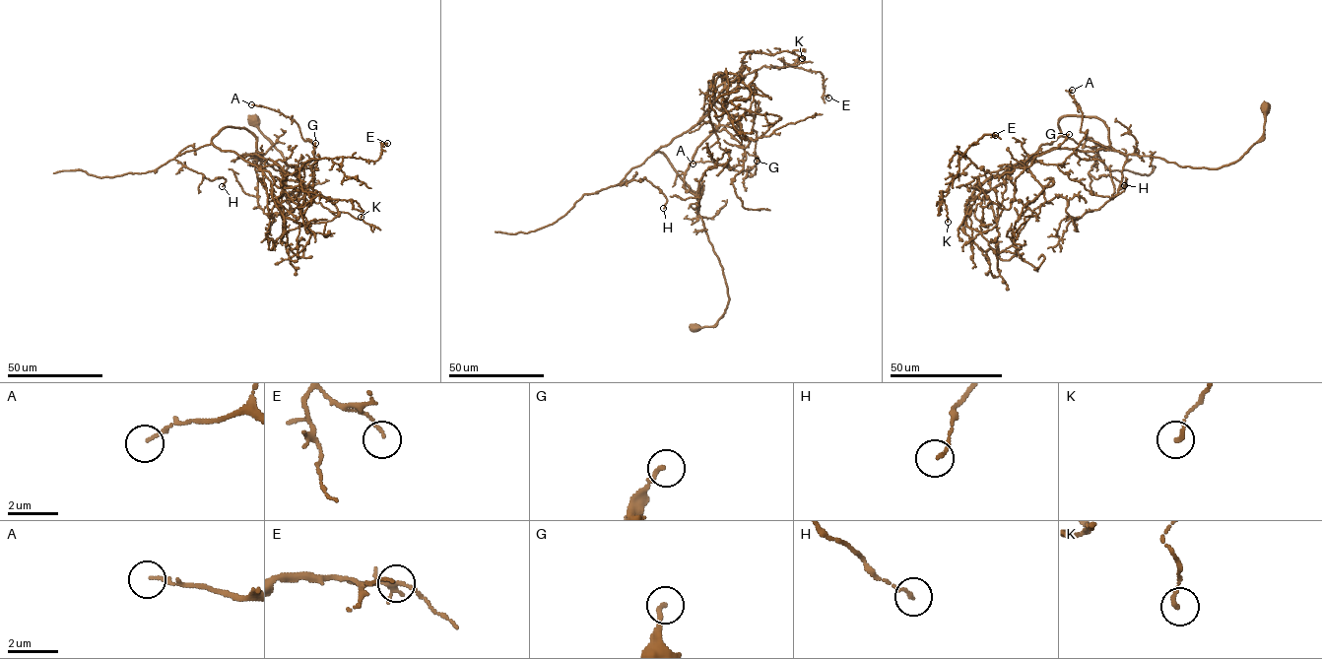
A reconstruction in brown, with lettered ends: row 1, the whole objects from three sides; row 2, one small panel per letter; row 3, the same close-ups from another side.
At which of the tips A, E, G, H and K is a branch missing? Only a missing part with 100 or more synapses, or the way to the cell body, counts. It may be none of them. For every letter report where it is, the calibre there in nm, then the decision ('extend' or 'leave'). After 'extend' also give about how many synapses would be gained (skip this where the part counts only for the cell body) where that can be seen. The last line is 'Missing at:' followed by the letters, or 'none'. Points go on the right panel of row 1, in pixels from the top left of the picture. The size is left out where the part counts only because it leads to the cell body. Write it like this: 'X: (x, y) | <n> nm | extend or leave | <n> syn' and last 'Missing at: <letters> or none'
A: (1072, 90) | 130 nm | leave
E: (995, 135) | 80 nm | leave
G: (1069, 134) | 170 nm | leave
H: (1124, 185) | 130 nm | leave
K: (948, 222) | 160 nm | leave
Missing at: none

